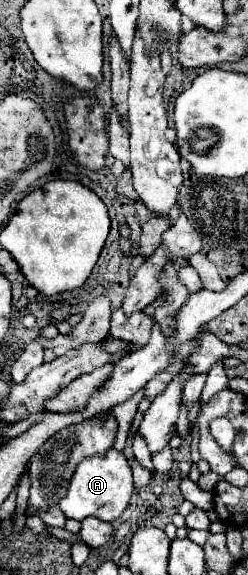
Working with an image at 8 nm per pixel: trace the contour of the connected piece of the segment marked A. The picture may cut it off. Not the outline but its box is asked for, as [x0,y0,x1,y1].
[59,448,135,522]

